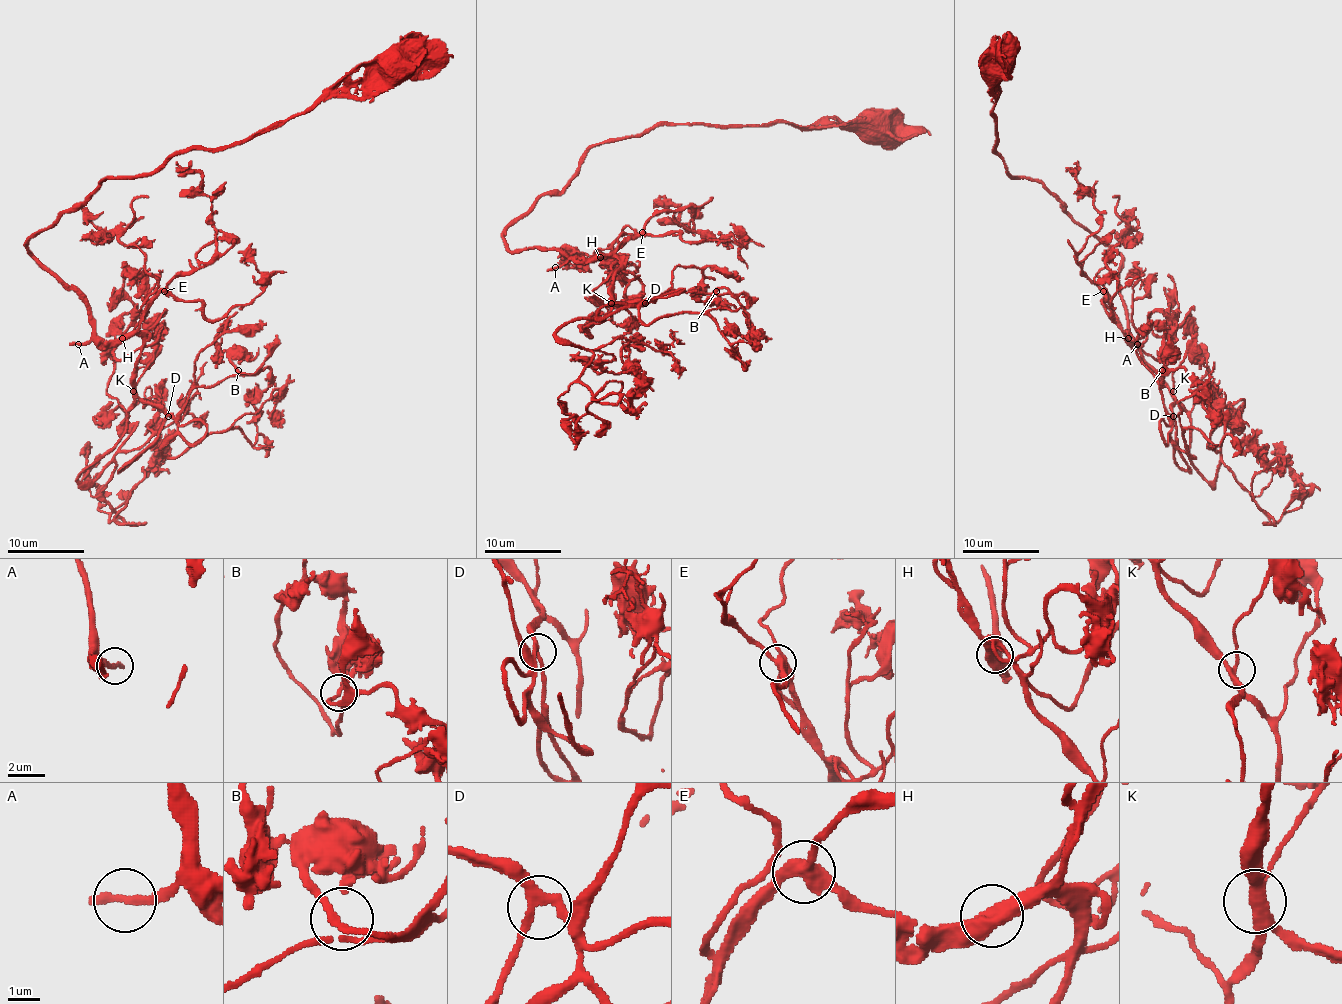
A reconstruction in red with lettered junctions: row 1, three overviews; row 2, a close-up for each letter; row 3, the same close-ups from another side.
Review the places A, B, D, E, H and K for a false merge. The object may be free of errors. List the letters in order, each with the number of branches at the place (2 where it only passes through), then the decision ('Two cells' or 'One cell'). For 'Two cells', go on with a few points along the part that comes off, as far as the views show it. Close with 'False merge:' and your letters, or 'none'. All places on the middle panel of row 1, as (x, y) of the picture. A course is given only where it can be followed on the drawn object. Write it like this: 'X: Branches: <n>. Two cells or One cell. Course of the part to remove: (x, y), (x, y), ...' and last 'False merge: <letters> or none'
A: Branches: 1. One cell
B: Branches: 2. One cell
D: Branches: 3. One cell
E: Branches: 3. One cell
H: Branches: 2. One cell
K: Branches: 3. One cell
False merge: none

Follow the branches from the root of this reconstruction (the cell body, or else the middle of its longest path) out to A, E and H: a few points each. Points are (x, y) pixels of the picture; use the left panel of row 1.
A: (396, 65), (238, 142), (104, 178), (41, 228), (28, 249), (87, 309), (93, 336), (77, 343)
E: (396, 65), (373, 88), (323, 94), (238, 142), (104, 178), (28, 242), (108, 341), (125, 339), (164, 291)
H: (396, 65), (238, 142), (104, 178), (41, 228), (28, 249), (100, 337), (122, 337)

